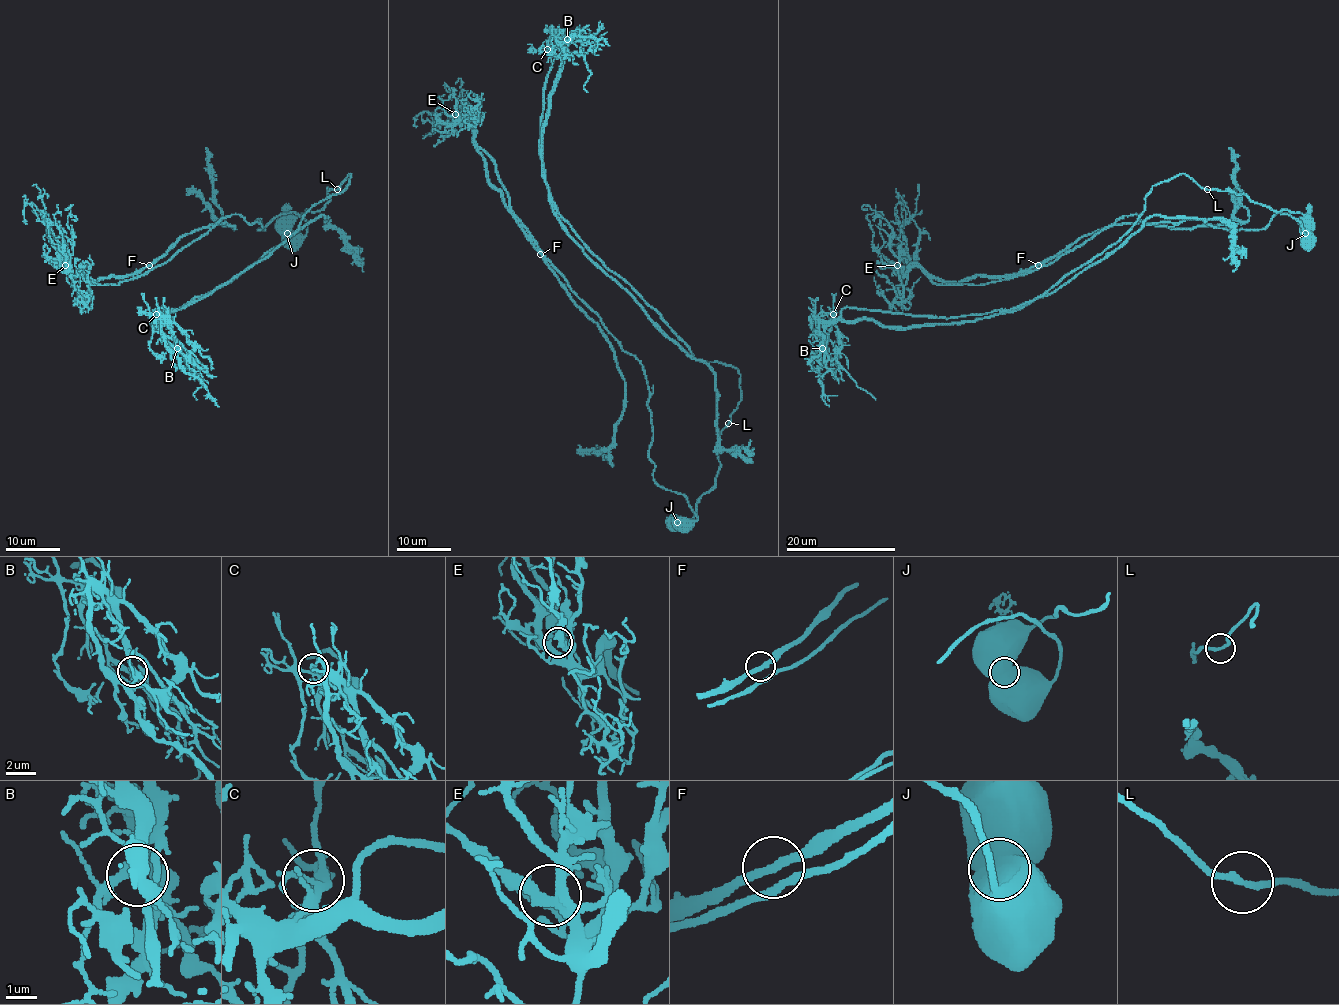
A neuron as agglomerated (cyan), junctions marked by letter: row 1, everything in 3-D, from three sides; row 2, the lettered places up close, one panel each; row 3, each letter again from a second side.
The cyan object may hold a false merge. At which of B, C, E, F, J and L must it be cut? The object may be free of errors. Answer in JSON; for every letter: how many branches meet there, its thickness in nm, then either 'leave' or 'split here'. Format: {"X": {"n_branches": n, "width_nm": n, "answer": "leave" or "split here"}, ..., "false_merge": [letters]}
{"B": {"n_branches": 3, "width_nm": 240, "answer": "leave"}, "C": {"n_branches": 3, "width_nm": 240, "answer": "leave"}, "E": {"n_branches": 3, "width_nm": 300, "answer": "leave"}, "F": {"n_branches": 3, "width_nm": 200, "answer": "leave"}, "J": {"n_branches": 2, "width_nm": 1100, "answer": "split here"}, "L": {"n_branches": 2, "width_nm": 200, "answer": "leave"}, "false_merge": ["J"]}

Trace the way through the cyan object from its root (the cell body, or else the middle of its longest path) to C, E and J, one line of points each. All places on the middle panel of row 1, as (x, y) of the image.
C: (695, 513), (714, 484), (740, 374), (699, 362), (552, 209), (543, 129), (562, 51), (547, 49)
E: (695, 513), (682, 524), (698, 519), (688, 501), (653, 478), (643, 366), (534, 246), (455, 114)
J: (695, 513), (687, 521), (678, 521)

